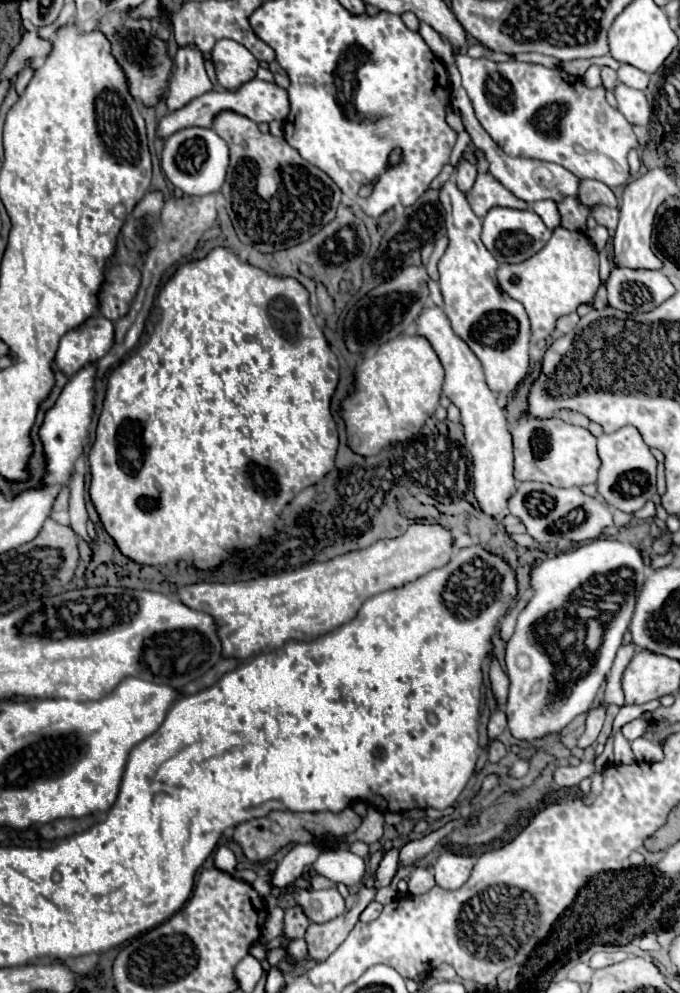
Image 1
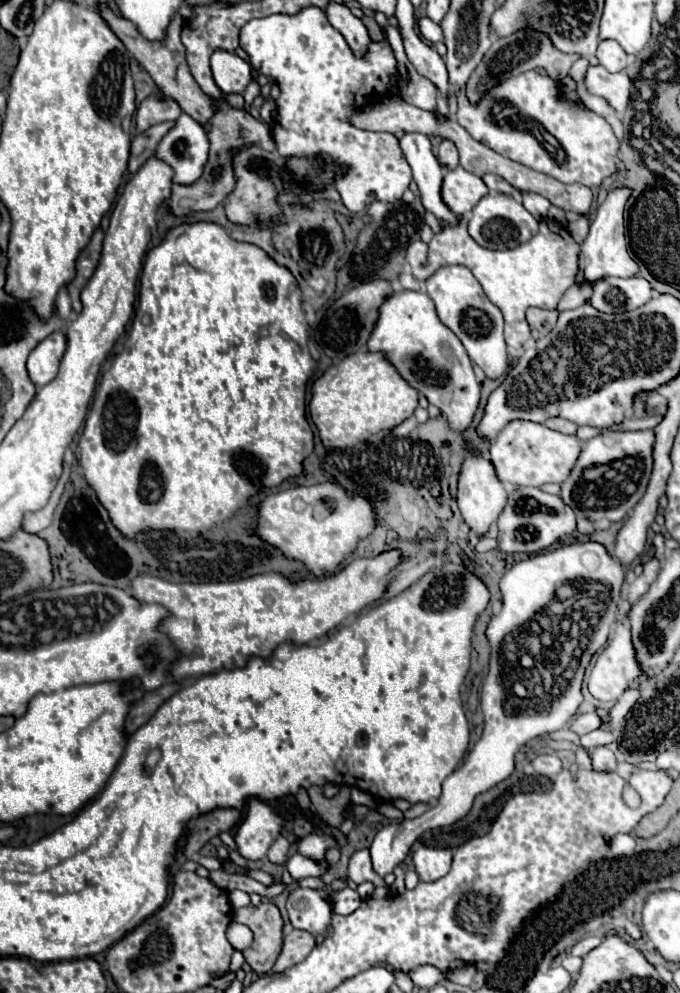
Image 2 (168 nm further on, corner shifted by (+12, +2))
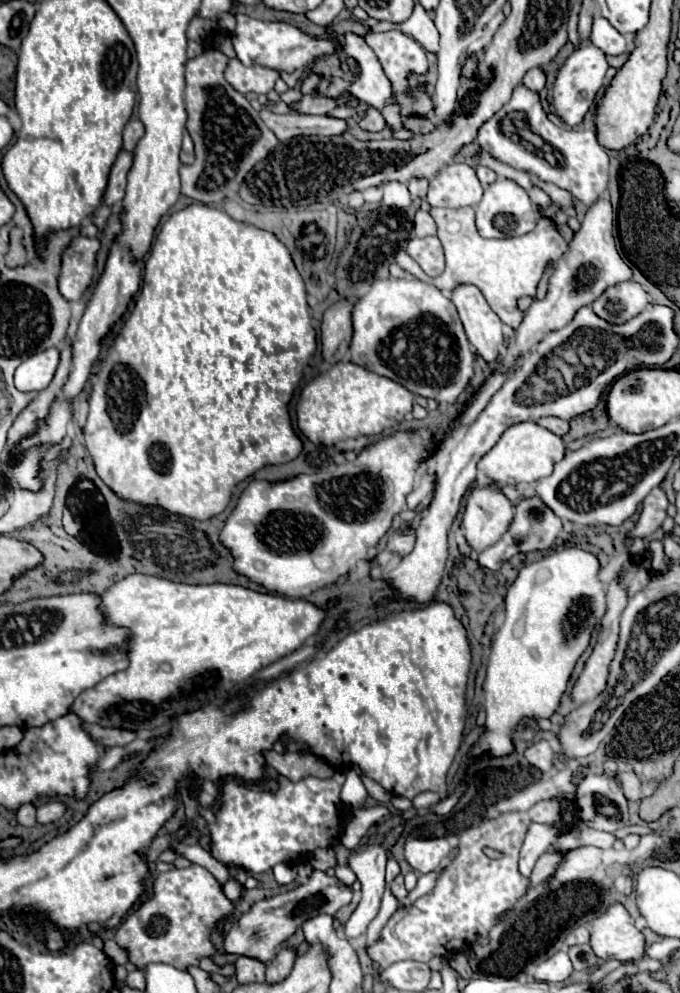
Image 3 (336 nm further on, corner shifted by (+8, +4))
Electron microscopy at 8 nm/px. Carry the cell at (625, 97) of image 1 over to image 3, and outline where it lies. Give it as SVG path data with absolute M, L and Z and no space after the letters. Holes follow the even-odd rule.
M588 46L588 48L574 50L564 60L564 64L558 68L556 78L554 78L554 84L552 84L552 106L554 106L554 114L566 126L578 126L582 122L584 114L594 106L594 98L596 98L598 90L604 84L606 70L608 70L606 56L596 46Z

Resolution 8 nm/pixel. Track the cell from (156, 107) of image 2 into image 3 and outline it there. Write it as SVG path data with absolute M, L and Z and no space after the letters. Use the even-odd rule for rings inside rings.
M132 120L126 124L124 128L124 144L122 144L122 150L126 152L132 152L136 142L140 140L140 136L144 134L144 126L140 124L140 120Z

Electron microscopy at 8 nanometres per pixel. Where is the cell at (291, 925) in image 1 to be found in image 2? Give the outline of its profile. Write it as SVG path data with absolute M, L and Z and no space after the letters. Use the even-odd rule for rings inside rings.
M272 902L246 906L234 910L234 922L246 924L254 932L254 942L244 950L246 962L256 974L268 974L280 956L280 942L284 942L284 920Z

